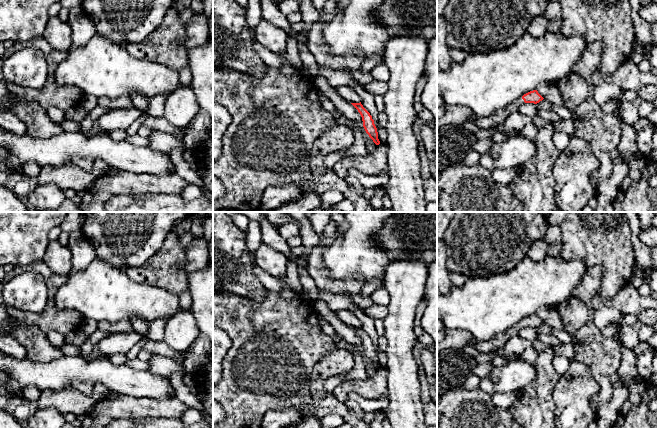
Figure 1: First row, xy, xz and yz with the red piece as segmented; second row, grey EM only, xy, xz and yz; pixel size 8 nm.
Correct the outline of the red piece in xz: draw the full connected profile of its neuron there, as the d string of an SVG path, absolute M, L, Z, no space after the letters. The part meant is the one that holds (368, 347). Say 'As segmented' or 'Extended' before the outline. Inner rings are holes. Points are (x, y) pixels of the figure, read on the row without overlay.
As segmented. M351 327L360 337L363 345L363 351L366 355L366 357L369 359L369 361L373 364L373 366L376 369L380 368L380 365L378 363L378 356L377 352L374 348L374 344L372 343L372 340L370 337L363 331L363 329L360 327Z

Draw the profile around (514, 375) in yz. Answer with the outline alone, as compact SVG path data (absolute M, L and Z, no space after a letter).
M517 359L509 361L503 366L493 368L486 378L480 380L479 388L491 395L494 393L516 392L519 389L524 389L536 378L535 365Z

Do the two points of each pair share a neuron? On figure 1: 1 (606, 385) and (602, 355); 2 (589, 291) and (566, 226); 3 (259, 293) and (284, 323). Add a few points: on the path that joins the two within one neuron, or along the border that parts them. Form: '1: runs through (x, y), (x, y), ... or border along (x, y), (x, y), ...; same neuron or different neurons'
1: runs through (603, 378), (602, 362); same neuron
2: border along (596, 264), (603, 268), (603, 278), (597, 289); different neurons
3: border along (267, 291), (266, 297), (260, 302), (241, 295); different neurons

